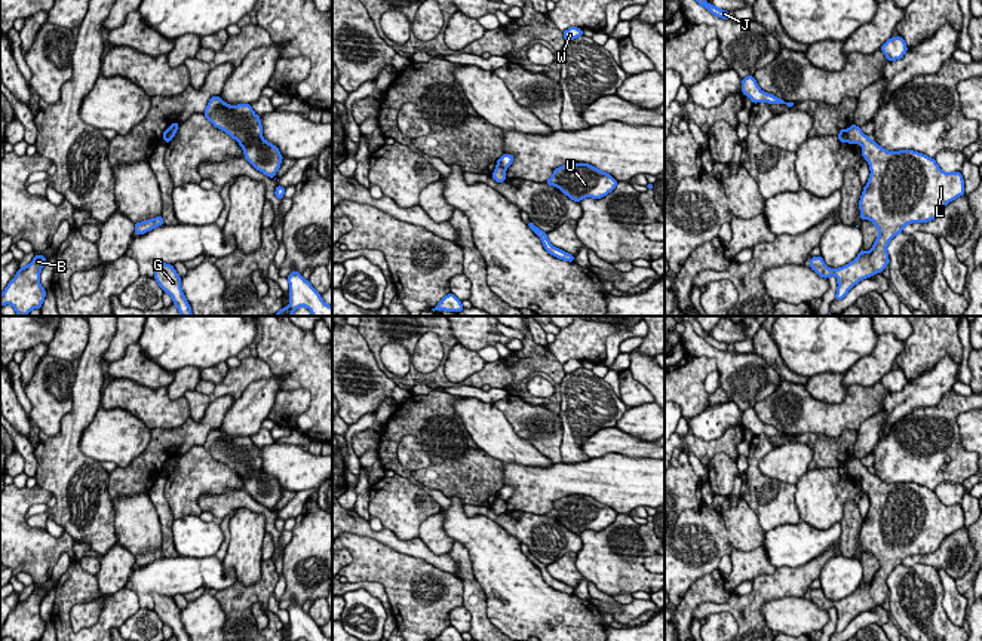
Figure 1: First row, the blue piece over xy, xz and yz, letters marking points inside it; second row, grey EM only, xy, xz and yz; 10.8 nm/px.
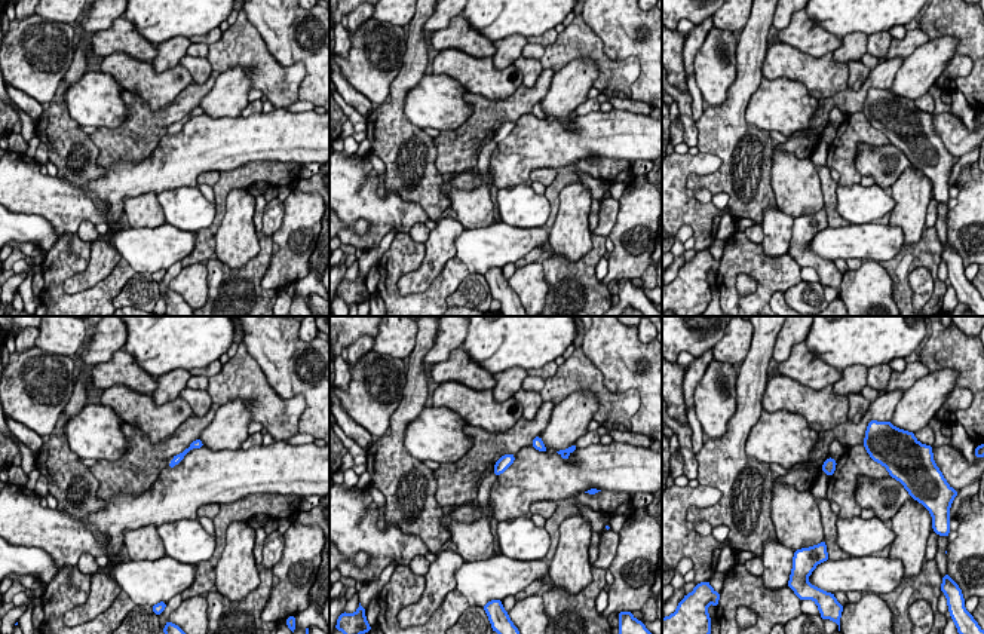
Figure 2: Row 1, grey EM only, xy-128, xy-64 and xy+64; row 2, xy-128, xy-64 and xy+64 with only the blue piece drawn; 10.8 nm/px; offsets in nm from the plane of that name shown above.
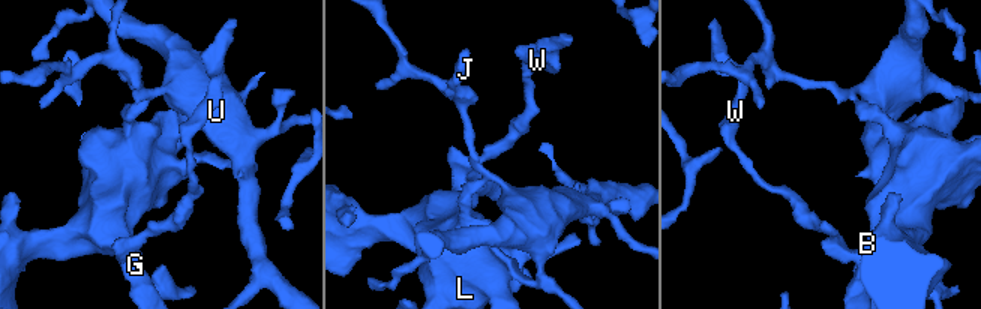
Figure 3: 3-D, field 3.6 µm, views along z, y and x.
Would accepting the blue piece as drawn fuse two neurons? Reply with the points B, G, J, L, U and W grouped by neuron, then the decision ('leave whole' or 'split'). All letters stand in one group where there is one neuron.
B G L W / J U; split

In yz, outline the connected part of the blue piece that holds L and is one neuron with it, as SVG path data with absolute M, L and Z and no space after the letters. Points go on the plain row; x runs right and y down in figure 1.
M859 458L847 461L850 476L862 478L871 507L863 519L859 540L860 552L871 552L878 570L871 583L840 601L829 601L823 591L811 589L810 599L820 610L835 608L835 632L843 632L862 611L883 605L890 595L889 574L911 555L935 552L946 536L964 527L961 504L943 504L935 491L914 482L887 484L869 472Z

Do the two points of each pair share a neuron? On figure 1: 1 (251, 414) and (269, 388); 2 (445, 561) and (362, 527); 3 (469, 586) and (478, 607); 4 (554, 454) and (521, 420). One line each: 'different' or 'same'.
1: same
2: same
3: same
4: same

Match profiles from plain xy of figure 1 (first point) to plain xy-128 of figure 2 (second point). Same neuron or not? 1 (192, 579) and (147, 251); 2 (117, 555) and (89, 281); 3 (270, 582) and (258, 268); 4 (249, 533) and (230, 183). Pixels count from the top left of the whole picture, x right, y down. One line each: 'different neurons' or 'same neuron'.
1: same neuron
2: same neuron
3: same neuron
4: different neurons

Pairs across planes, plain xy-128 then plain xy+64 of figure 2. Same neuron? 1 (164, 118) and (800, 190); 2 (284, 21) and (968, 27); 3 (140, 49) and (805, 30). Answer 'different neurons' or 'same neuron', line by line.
1: different neurons
2: same neuron
3: same neuron

